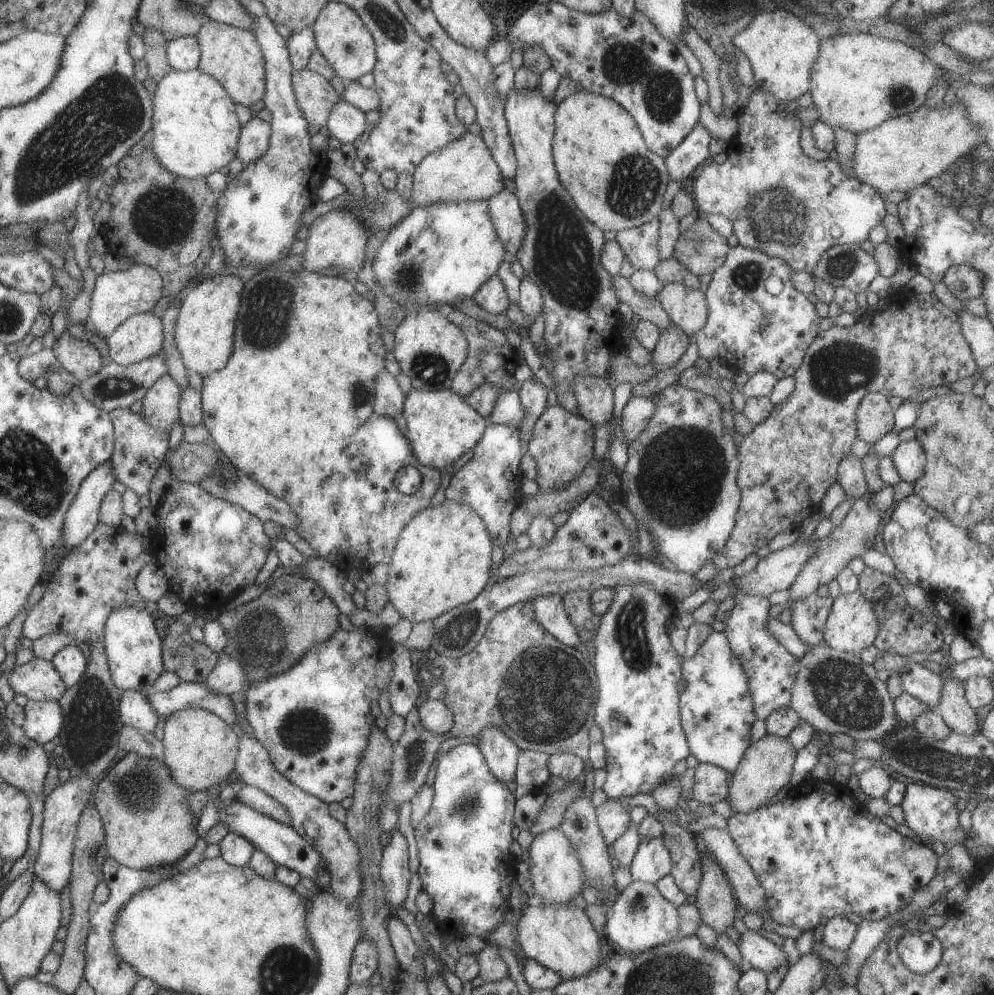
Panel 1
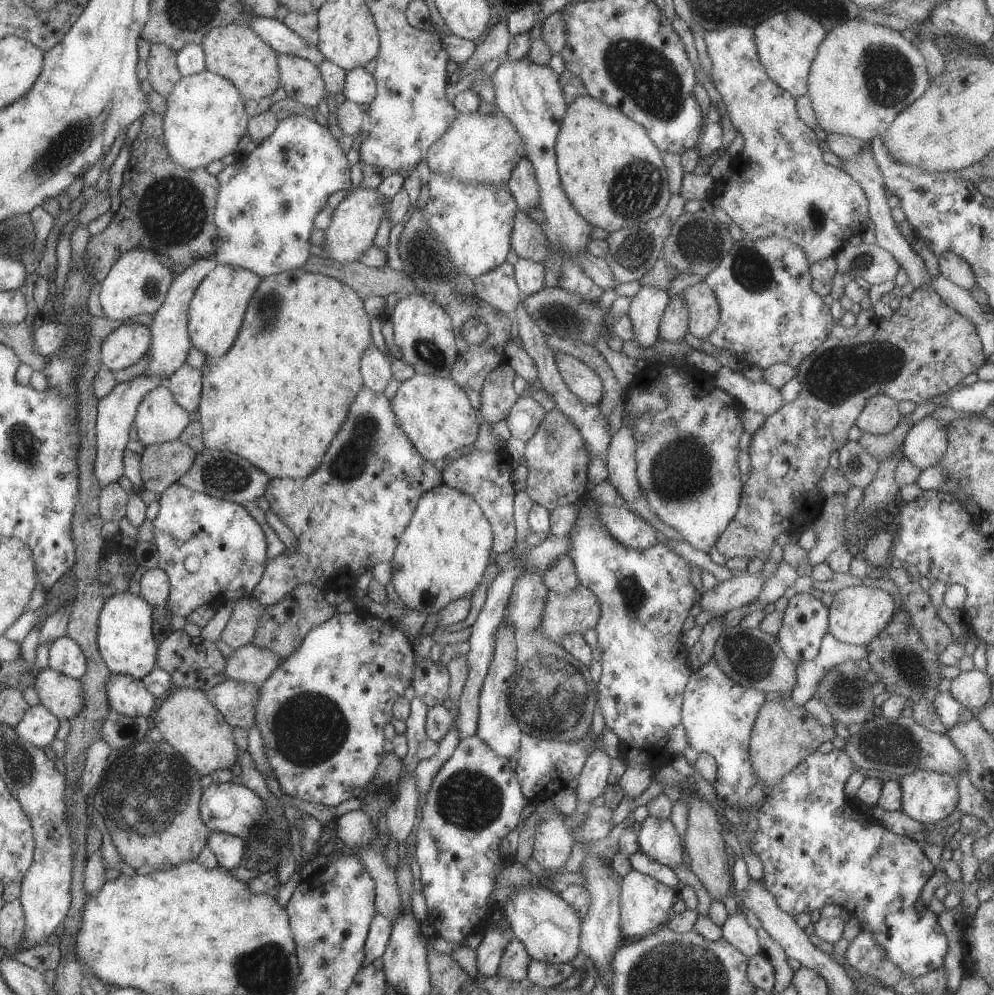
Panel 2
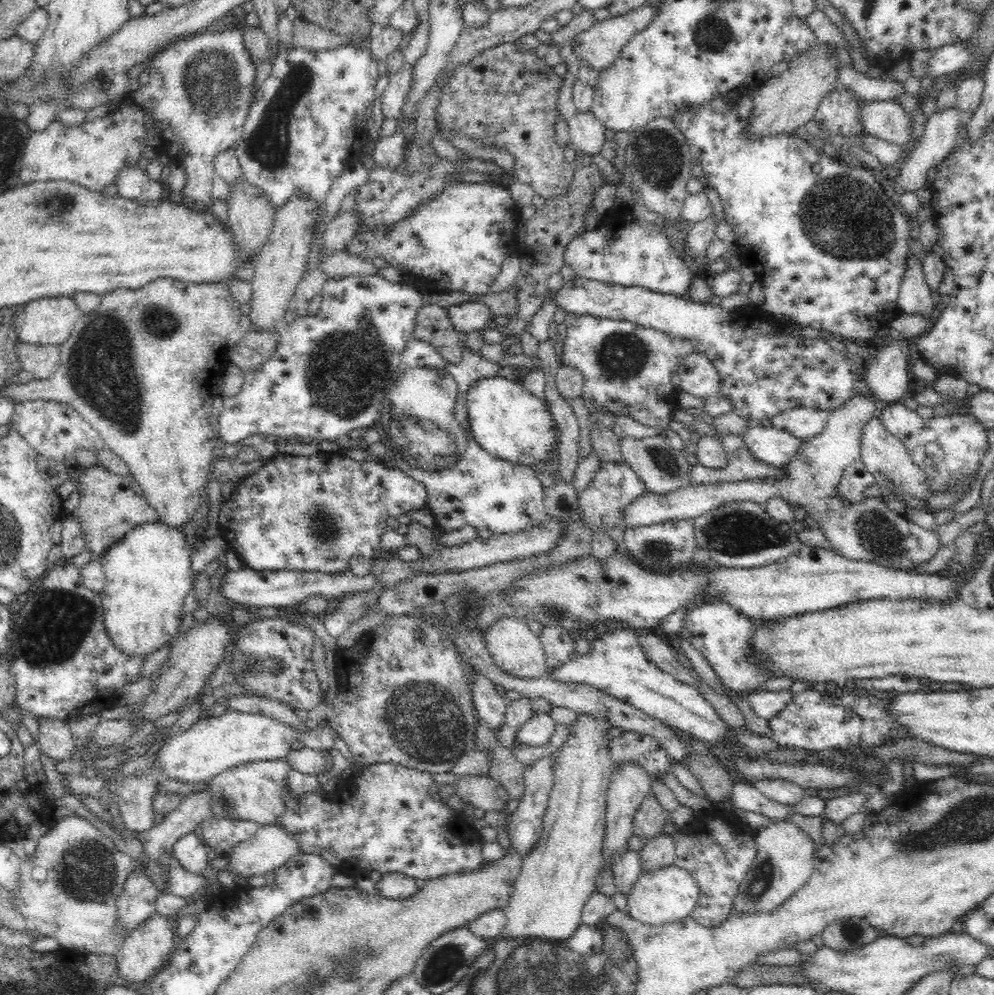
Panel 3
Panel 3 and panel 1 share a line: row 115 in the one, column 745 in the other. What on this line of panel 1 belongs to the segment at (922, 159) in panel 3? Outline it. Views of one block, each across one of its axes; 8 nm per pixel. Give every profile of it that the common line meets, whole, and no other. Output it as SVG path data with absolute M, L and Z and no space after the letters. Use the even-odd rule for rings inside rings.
M747 930L740 934L737 946L741 957L750 967L761 970L765 975L787 963L787 956L782 948L755 931Z

